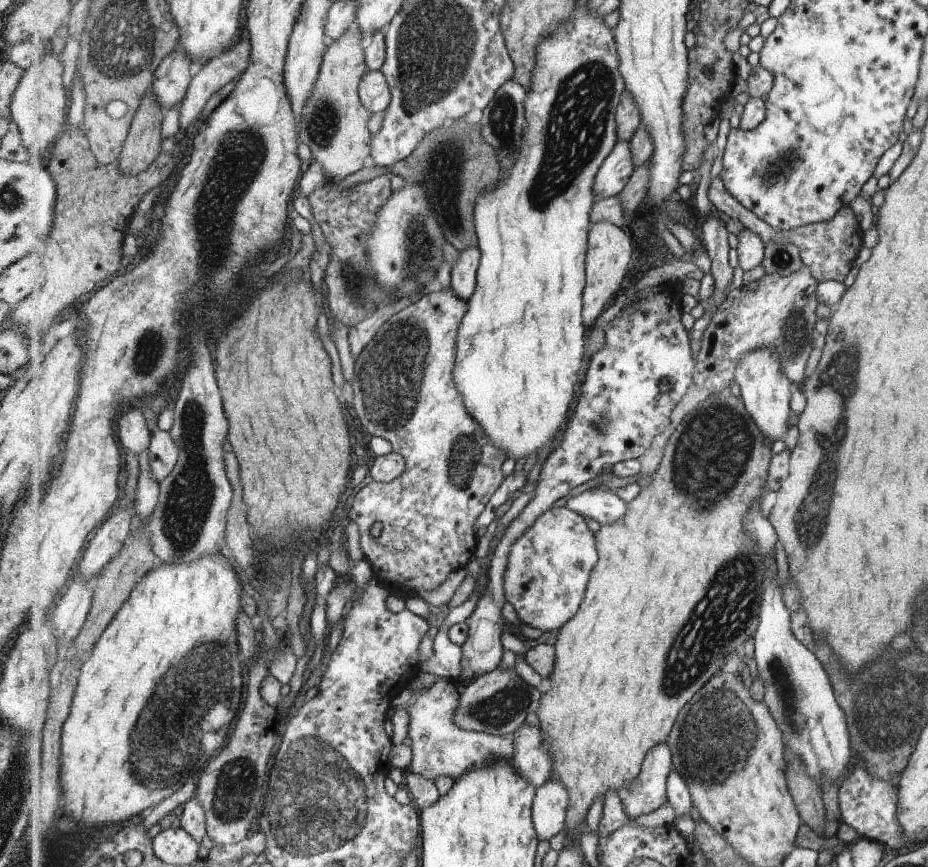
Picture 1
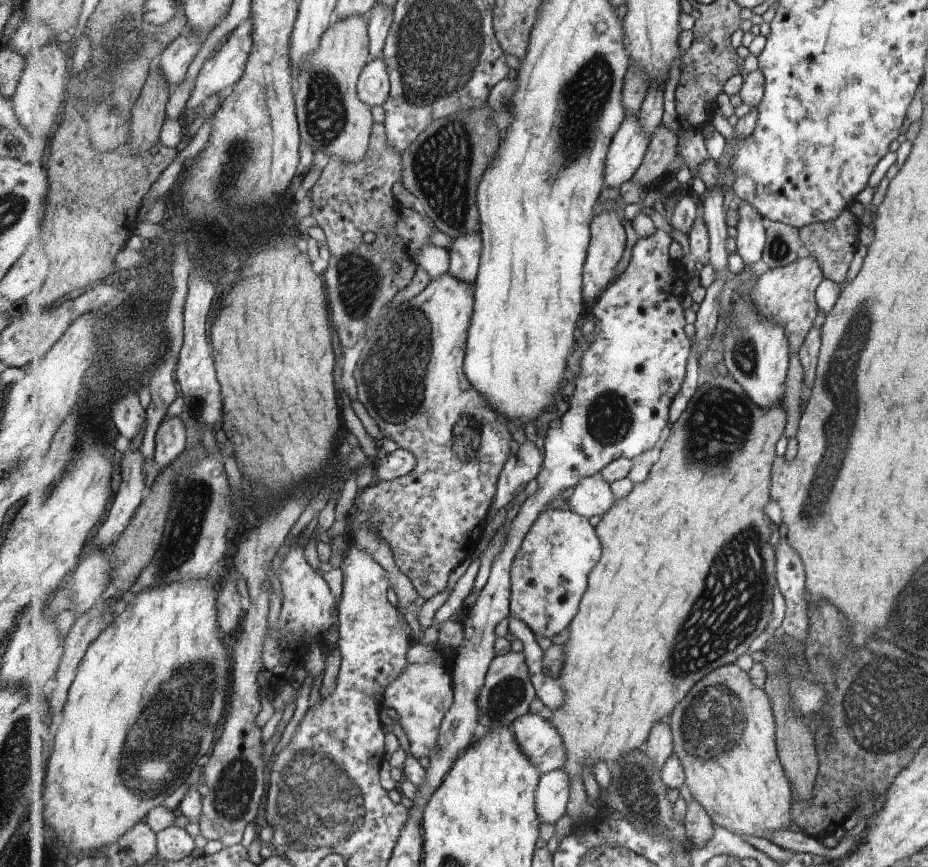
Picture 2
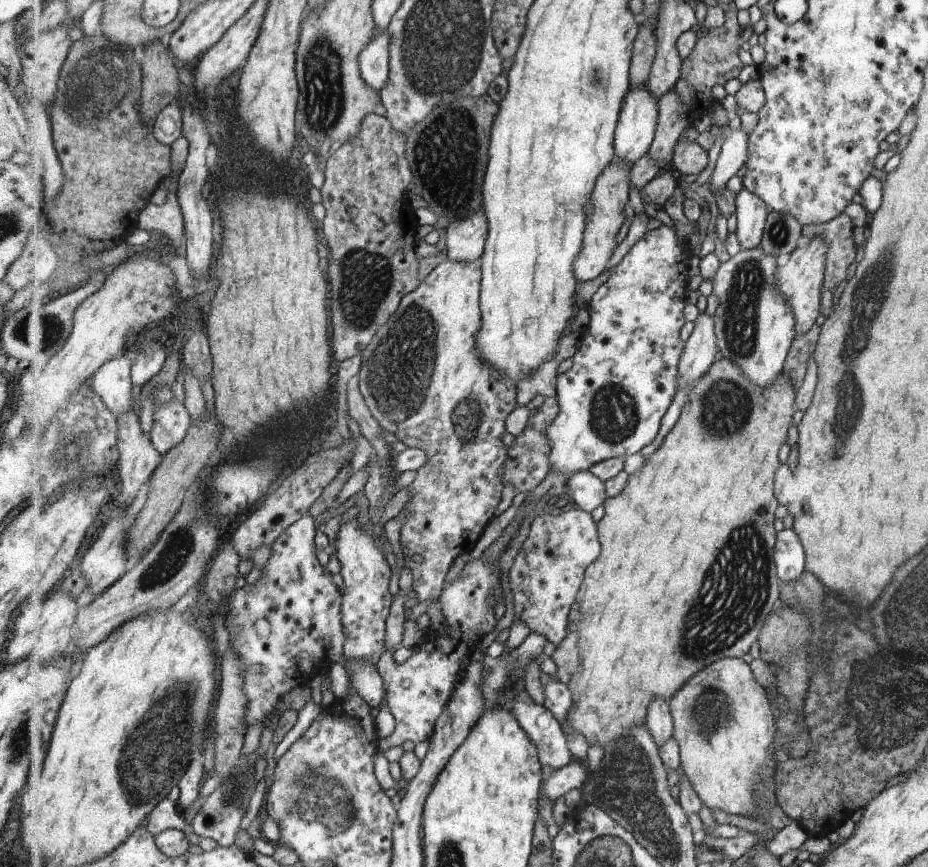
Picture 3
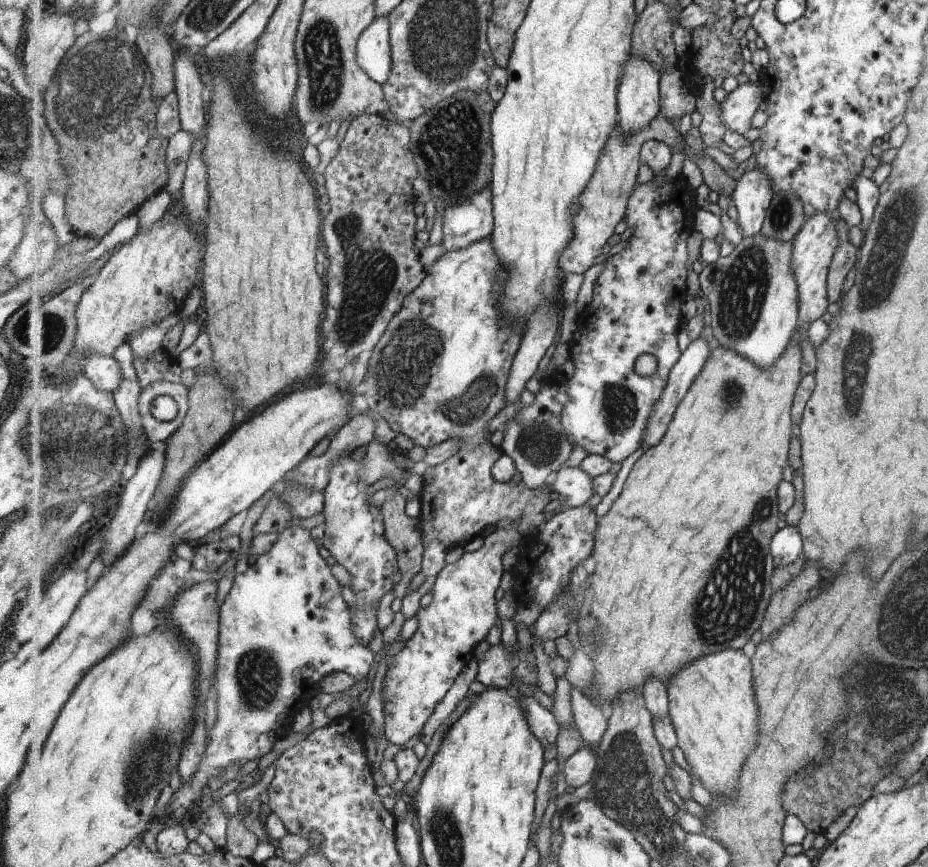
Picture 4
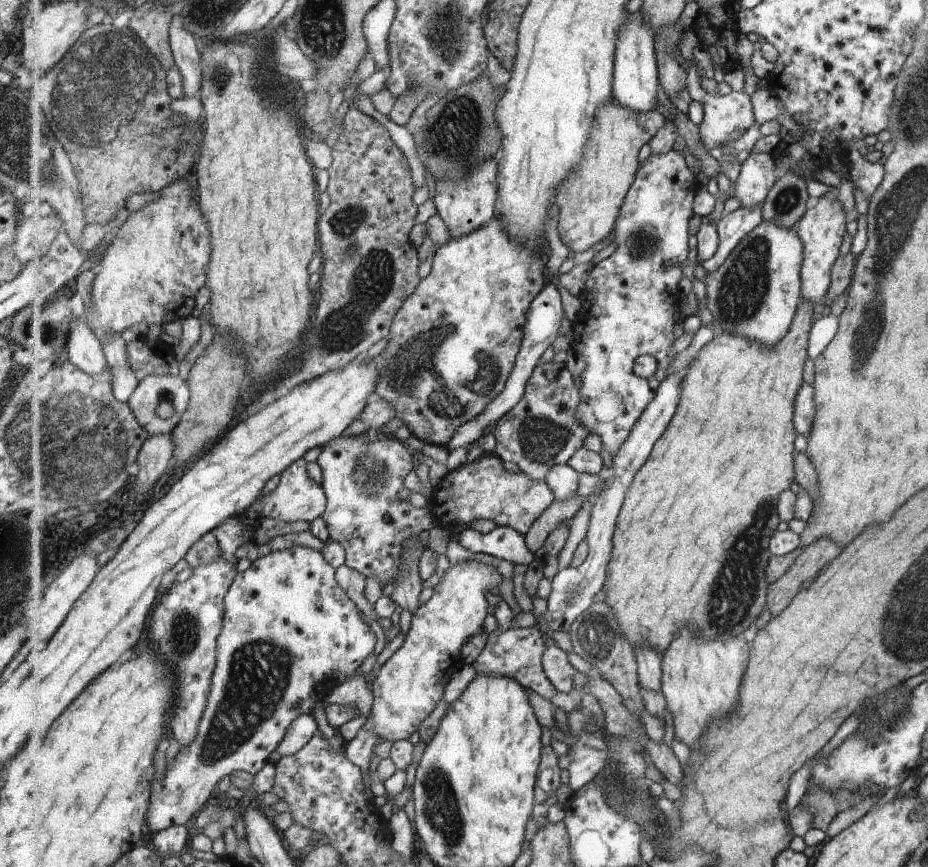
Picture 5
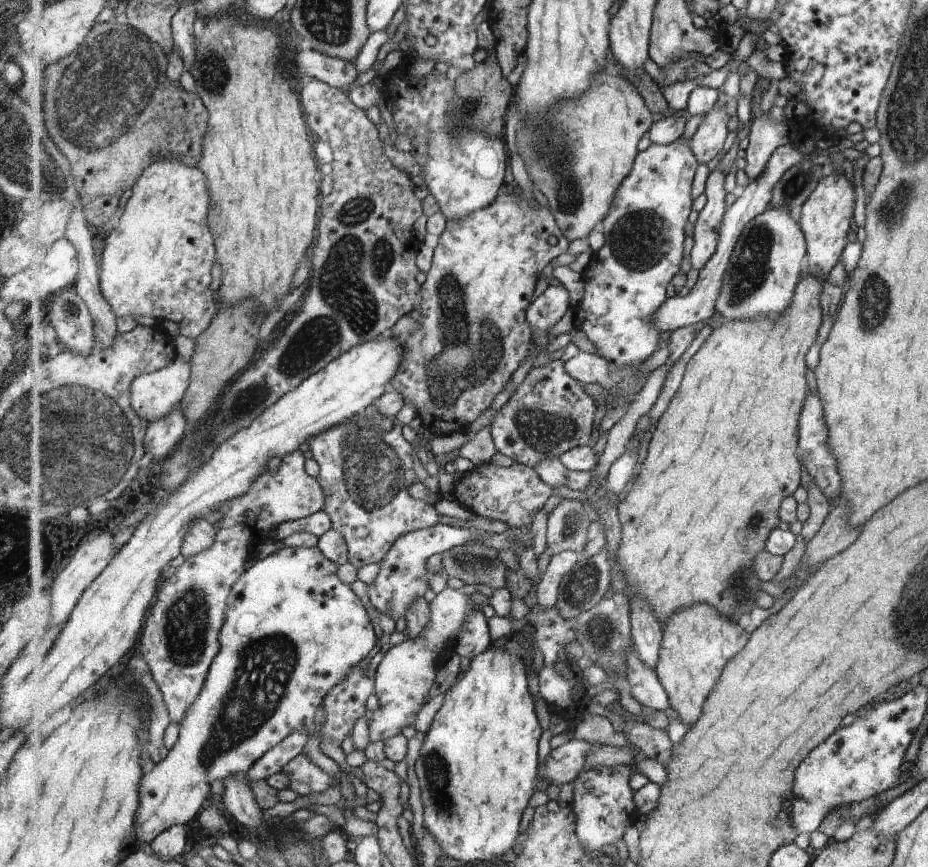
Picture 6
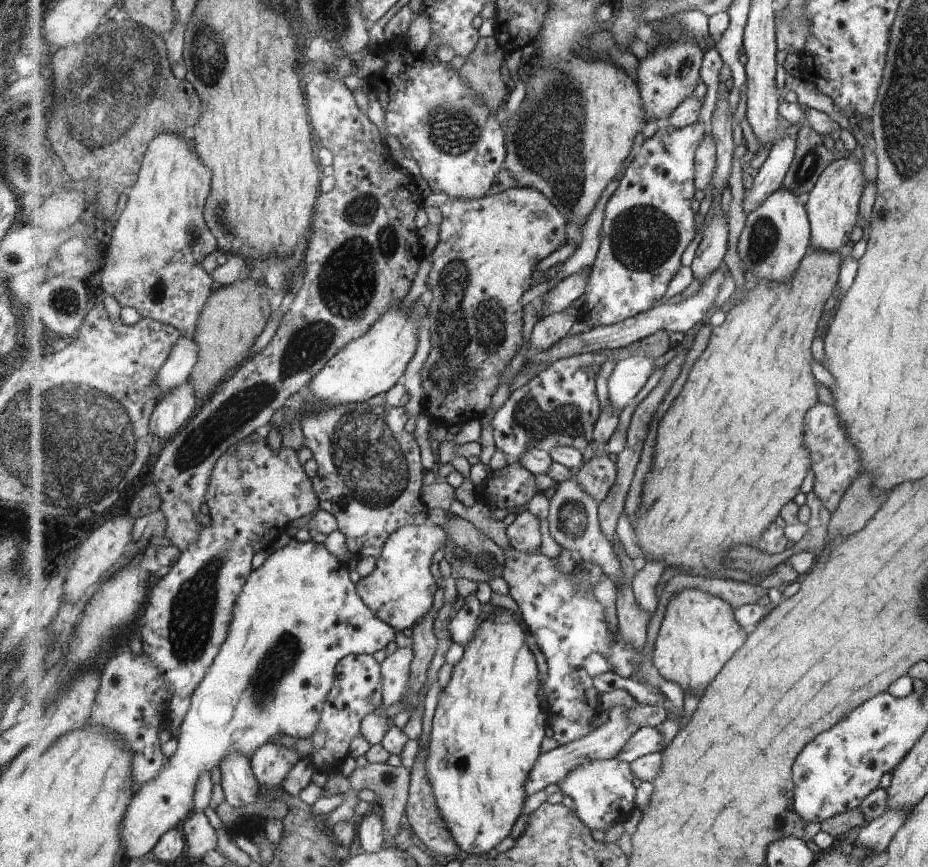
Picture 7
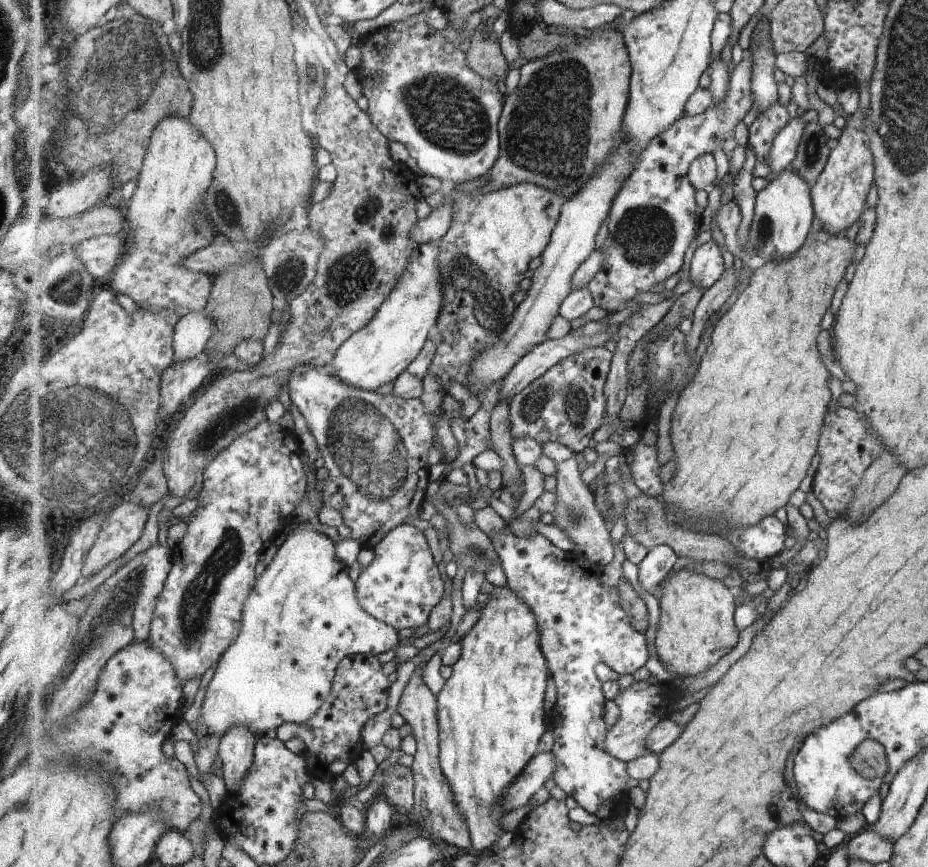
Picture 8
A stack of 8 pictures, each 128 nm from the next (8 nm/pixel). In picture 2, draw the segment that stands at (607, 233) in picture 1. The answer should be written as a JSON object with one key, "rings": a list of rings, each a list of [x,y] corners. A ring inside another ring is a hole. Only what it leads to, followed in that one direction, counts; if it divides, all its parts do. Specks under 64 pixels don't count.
{"rings":[[[605,209],[594,217],[591,226],[592,238],[584,268],[584,300],[587,305],[593,306],[597,303],[602,298],[603,292],[618,278],[615,275],[615,267],[621,262],[621,258],[627,250],[627,234],[625,232],[627,230],[625,230],[625,226],[623,226],[623,222],[615,210]]]}

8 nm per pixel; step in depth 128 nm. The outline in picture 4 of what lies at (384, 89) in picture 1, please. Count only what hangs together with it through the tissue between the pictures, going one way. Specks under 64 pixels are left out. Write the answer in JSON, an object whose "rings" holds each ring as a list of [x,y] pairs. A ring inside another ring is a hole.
{"rings":[[[390,15],[376,16],[358,42],[358,61],[367,74],[384,83],[392,73]]]}

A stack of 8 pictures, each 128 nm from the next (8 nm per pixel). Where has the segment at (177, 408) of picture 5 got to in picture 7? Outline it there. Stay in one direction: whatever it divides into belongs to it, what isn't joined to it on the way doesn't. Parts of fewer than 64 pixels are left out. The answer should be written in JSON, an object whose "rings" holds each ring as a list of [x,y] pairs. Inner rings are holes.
{"rings":[[[181,334],[174,344],[169,360],[162,366],[158,383],[160,384],[160,400],[174,388],[192,378],[198,364],[201,346],[196,338]]]}

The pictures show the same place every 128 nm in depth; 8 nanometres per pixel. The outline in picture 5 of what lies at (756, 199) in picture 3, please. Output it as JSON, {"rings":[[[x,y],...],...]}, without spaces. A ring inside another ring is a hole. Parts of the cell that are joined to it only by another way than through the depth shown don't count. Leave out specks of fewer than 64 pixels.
{"rings":[[[751,152],[741,164],[739,176],[735,182],[735,197],[743,207],[763,206],[769,191],[777,182],[776,158],[766,152]]]}

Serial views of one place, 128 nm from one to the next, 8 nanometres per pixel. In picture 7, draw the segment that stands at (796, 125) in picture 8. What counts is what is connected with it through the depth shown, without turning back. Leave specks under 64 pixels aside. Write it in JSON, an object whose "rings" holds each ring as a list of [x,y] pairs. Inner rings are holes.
{"rings":[[[796,134],[779,139],[770,148],[765,162],[754,177],[753,186],[745,192],[741,204],[744,214],[754,211],[768,196],[783,186],[788,168],[795,158],[797,145]]]}

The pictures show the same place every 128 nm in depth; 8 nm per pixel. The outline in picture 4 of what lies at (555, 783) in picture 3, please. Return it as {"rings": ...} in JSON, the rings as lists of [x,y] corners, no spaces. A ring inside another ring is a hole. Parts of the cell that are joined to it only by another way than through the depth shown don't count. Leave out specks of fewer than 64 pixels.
{"rings":[[[593,746],[581,747],[567,758],[563,768],[567,784],[579,788],[595,776],[598,754]]]}

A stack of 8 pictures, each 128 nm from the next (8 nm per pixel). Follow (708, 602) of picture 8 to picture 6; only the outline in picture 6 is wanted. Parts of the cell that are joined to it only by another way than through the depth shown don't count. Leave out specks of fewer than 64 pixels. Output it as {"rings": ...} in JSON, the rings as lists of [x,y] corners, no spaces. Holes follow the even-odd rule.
{"rings":[[[695,603],[674,612],[664,626],[660,655],[654,669],[669,693],[671,713],[692,729],[727,663],[746,647],[751,634],[747,634],[737,621],[726,619],[709,603]]]}

